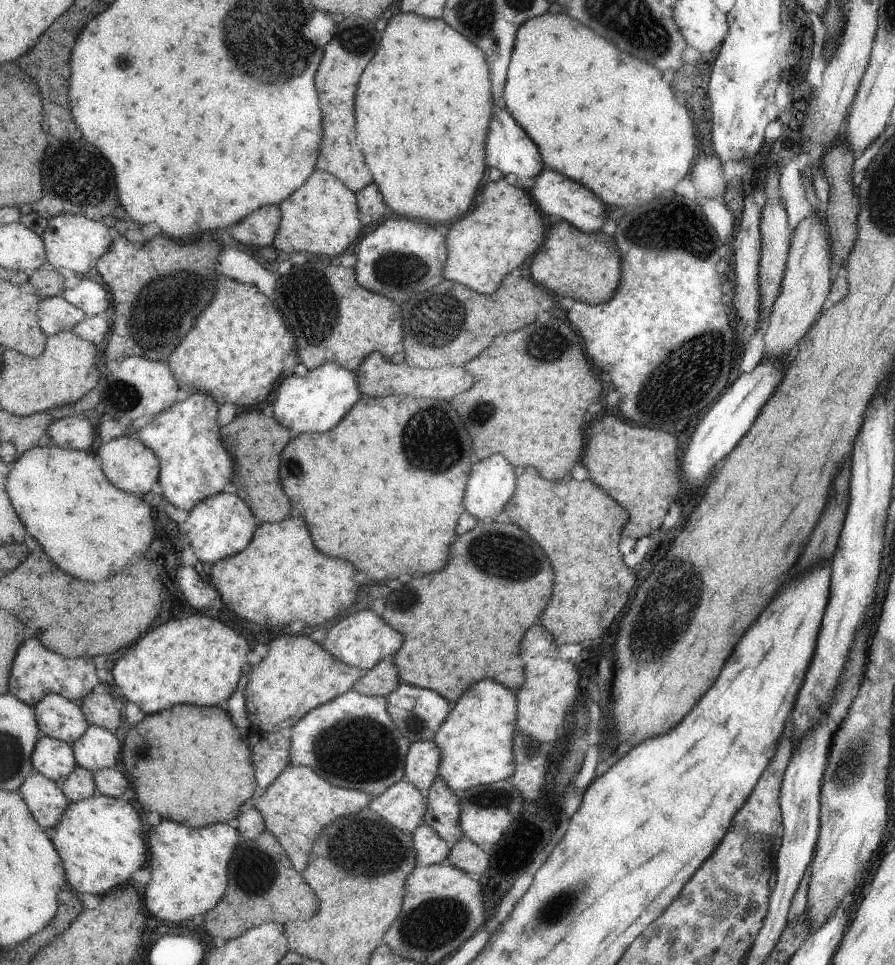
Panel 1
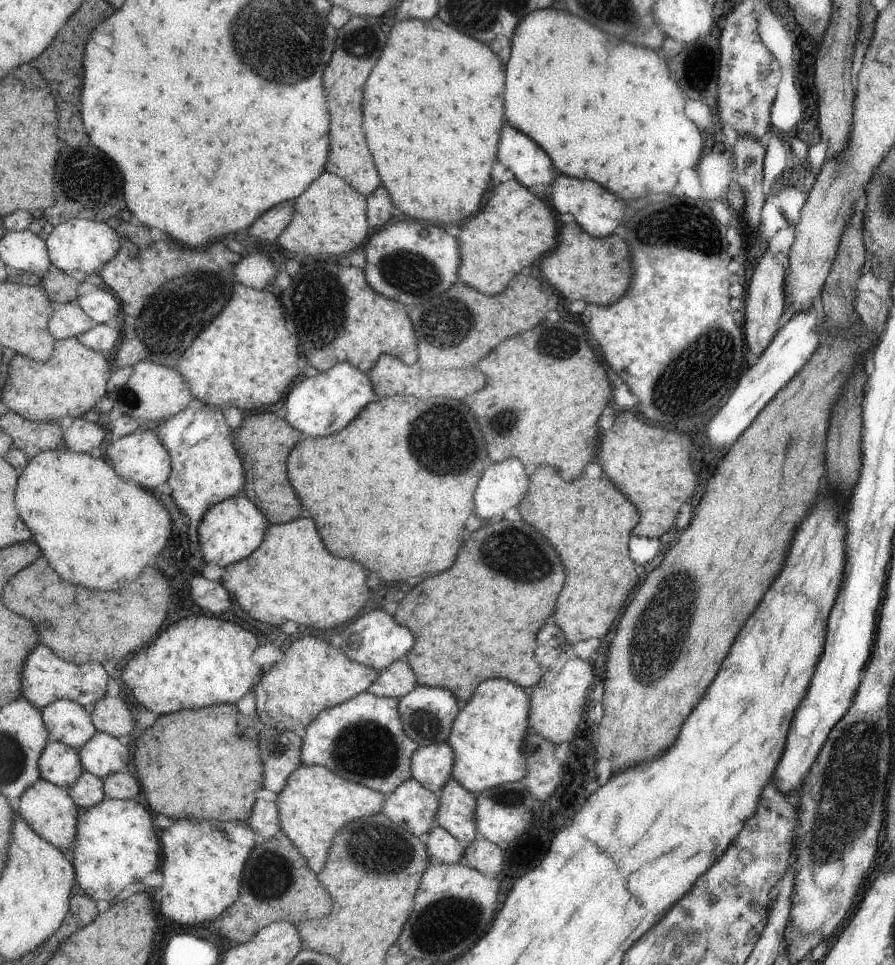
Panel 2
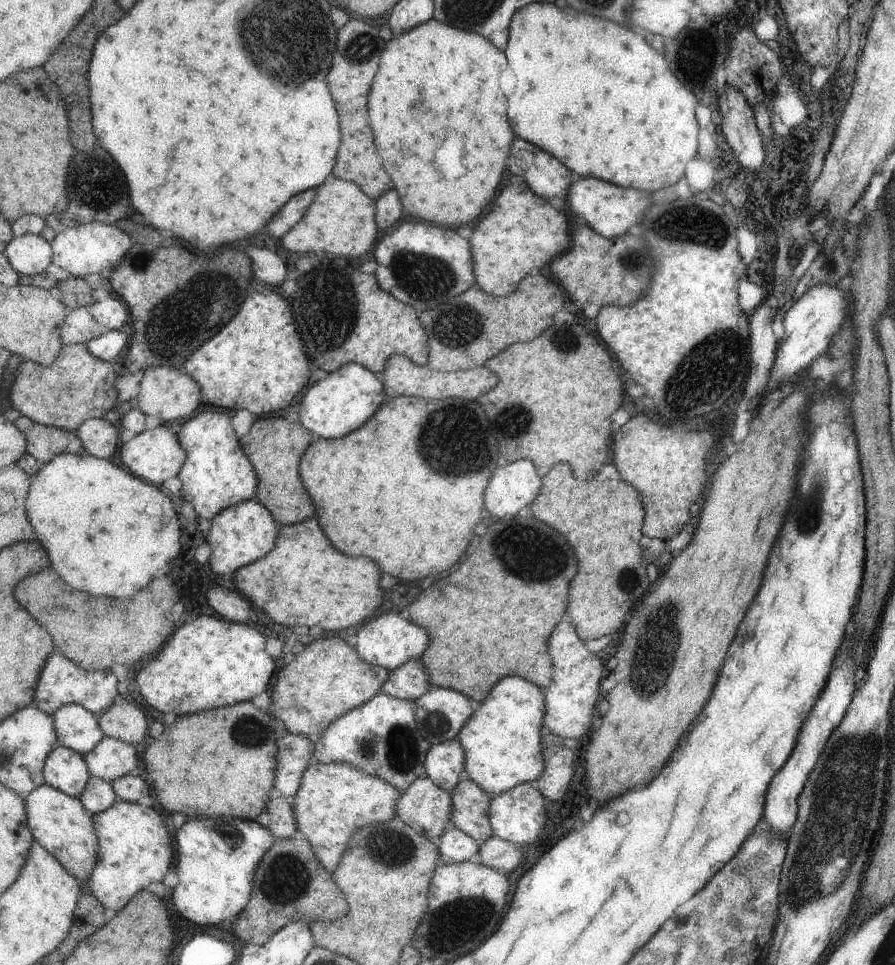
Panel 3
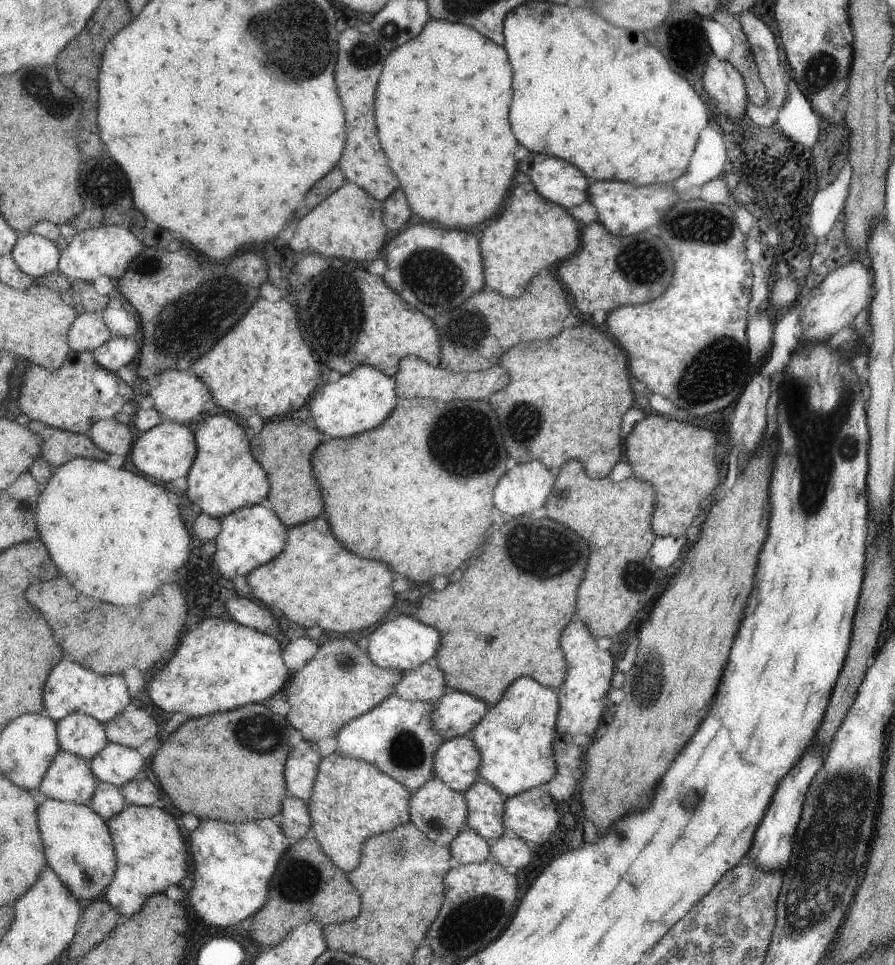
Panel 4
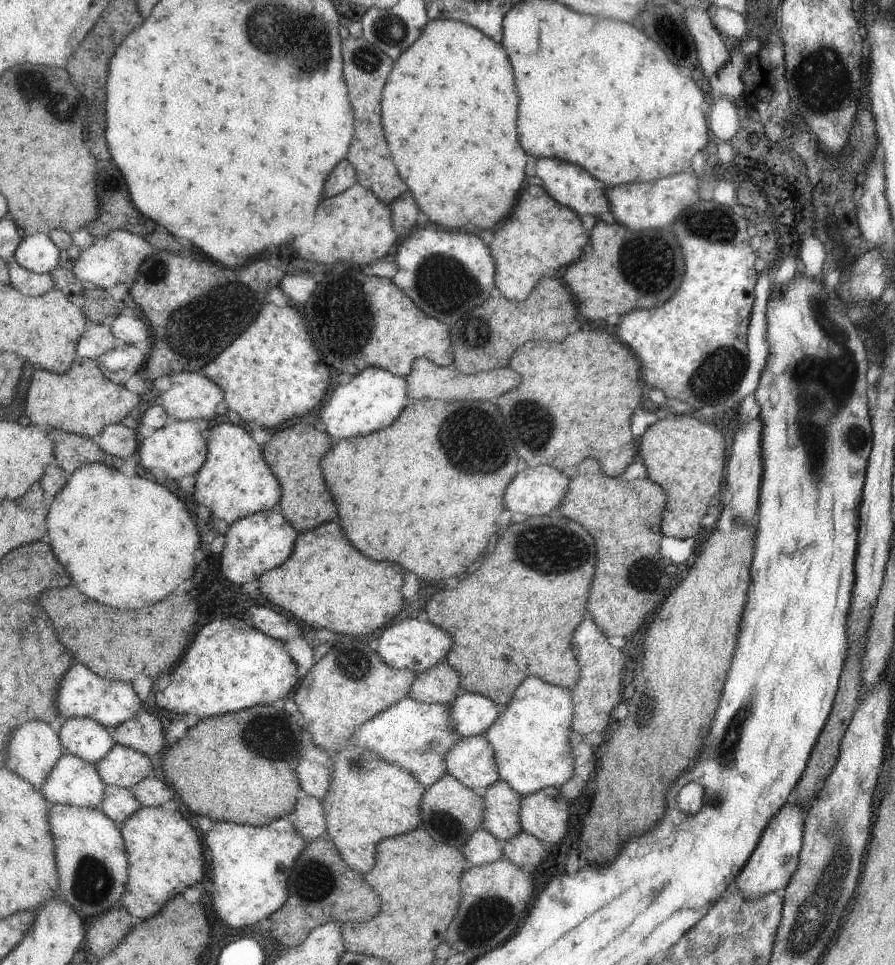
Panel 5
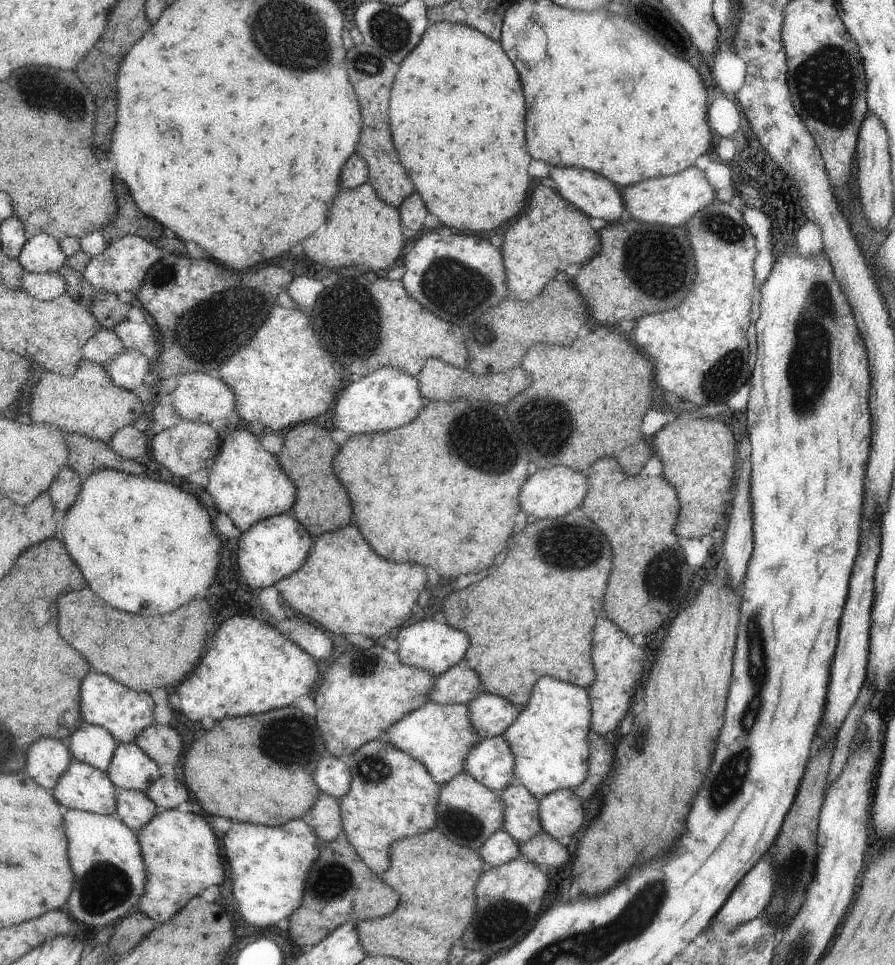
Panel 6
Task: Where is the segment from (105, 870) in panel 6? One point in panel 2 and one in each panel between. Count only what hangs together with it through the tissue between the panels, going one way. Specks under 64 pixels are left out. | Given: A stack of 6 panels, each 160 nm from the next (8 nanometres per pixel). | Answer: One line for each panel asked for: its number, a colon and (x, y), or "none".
2: (50, 810)
3: (60, 822)
4: (79, 845)
5: (93, 863)

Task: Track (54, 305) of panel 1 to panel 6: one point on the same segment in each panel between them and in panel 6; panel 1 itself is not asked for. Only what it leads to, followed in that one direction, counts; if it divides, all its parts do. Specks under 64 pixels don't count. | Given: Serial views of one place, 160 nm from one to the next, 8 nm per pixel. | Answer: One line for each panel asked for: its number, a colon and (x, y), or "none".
2: (69, 320)
3: (81, 326)
4: (90, 331)
5: (99, 339)
6: (107, 345)

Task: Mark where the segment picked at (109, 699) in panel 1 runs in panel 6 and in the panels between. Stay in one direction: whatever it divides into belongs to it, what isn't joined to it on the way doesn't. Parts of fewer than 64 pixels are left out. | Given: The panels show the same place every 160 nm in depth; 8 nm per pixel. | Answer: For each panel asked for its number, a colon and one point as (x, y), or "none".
2: (111, 715)
3: (124, 721)
4: (133, 727)
5: (144, 734)
6: (163, 743)

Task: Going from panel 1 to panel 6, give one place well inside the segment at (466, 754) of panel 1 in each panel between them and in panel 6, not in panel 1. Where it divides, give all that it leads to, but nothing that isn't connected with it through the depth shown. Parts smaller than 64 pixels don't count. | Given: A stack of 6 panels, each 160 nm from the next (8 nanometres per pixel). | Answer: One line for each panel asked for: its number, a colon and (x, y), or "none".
2: (488, 734)
3: (502, 743)
4: (515, 738)
5: (530, 738)
6: (550, 739)

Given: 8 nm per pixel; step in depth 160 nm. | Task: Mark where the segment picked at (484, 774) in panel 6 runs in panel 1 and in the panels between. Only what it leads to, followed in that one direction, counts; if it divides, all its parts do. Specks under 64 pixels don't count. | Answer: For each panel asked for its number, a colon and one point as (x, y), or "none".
1: (421, 764)
2: (431, 765)
3: (444, 762)
4: (456, 762)
5: (471, 761)

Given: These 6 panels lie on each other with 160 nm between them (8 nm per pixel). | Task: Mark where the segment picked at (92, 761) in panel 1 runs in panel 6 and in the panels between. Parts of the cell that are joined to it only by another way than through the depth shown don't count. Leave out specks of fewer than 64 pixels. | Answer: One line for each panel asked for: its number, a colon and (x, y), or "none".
2: (105, 754)
3: (112, 758)
4: (118, 764)
5: (124, 766)
6: (132, 768)

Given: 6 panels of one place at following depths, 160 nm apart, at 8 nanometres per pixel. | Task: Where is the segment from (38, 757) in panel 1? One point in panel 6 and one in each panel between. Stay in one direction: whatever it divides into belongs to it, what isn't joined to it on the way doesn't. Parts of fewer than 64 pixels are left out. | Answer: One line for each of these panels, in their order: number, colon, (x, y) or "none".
2: (60, 764)
3: (66, 769)
4: (71, 778)
5: (75, 781)
6: (83, 787)

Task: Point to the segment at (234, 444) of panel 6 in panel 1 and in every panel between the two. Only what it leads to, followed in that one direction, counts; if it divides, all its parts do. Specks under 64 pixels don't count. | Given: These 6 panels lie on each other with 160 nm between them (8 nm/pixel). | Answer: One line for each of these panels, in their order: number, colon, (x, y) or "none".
1: (196, 464)
2: (207, 468)
3: (218, 474)
4: (226, 477)
5: (236, 481)

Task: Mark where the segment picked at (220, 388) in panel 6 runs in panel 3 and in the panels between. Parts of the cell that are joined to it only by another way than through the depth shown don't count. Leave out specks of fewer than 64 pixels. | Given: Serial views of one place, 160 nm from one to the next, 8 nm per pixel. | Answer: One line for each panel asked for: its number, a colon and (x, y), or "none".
3: (169, 393)
4: (180, 395)
5: (192, 395)

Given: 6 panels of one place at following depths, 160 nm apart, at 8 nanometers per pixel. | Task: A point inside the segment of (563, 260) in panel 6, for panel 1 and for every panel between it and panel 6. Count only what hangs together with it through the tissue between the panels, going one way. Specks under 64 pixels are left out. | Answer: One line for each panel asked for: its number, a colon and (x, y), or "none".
1: (504, 228)
2: (514, 229)
3: (522, 232)
4: (531, 233)
5: (540, 235)

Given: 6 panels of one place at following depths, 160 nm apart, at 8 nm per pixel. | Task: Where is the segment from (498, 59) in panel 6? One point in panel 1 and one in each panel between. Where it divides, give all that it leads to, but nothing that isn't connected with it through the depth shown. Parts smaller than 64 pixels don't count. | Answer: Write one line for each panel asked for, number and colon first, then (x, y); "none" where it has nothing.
1: (427, 158)
2: (436, 95)
3: (439, 117)
4: (442, 100)
5: (450, 103)

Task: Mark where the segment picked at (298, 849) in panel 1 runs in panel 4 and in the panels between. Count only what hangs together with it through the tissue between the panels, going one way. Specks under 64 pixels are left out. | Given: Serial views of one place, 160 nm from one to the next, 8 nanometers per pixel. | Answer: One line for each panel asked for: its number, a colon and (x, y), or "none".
2: (317, 803)
3: (335, 799)
4: (353, 800)

